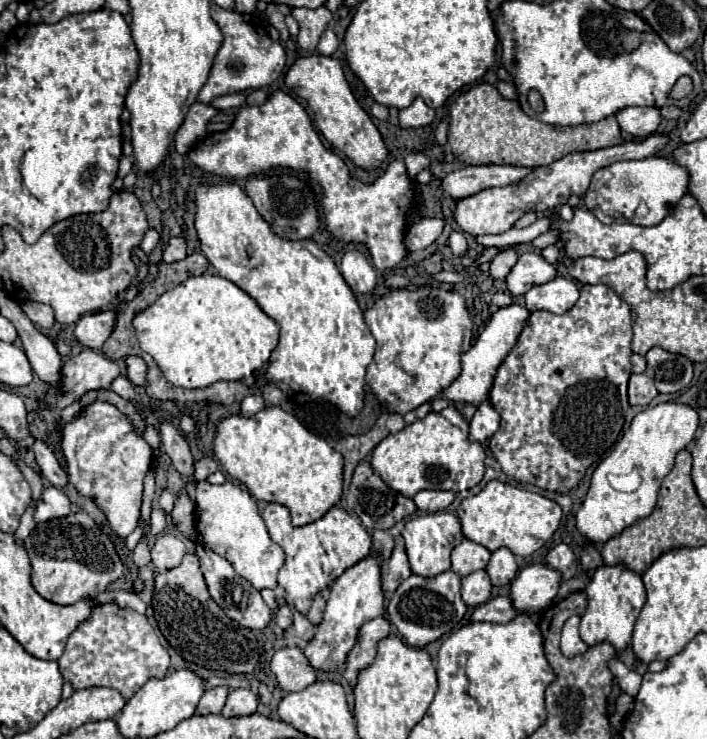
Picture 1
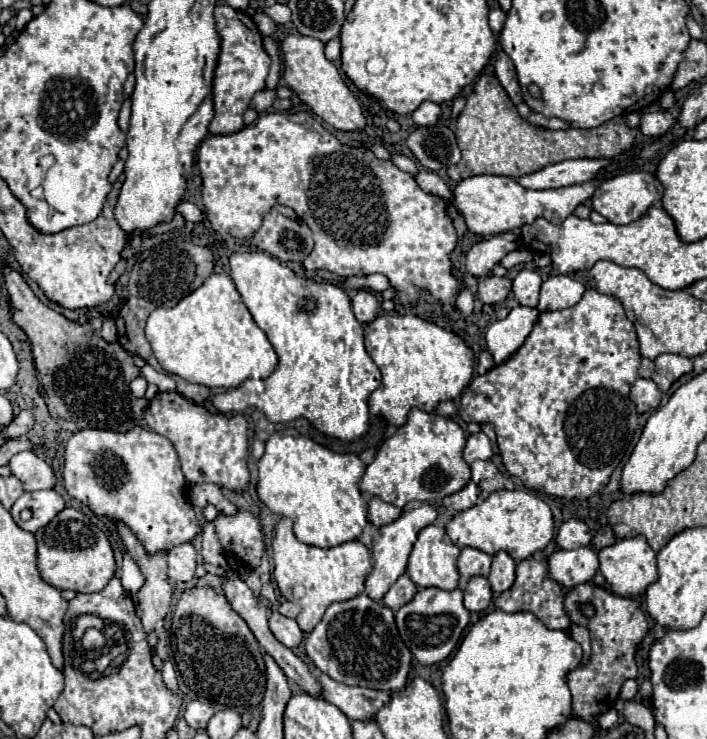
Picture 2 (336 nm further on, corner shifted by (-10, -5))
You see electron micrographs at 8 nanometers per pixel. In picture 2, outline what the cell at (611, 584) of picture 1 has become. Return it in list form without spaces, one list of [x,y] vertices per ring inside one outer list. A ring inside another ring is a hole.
[[[634,536],[634,538],[624,538],[618,540],[616,544],[602,548],[598,552],[600,560],[600,572],[606,578],[606,588],[622,598],[636,598],[646,592],[650,584],[658,580],[658,570],[656,570],[656,552],[648,546],[644,536]]]

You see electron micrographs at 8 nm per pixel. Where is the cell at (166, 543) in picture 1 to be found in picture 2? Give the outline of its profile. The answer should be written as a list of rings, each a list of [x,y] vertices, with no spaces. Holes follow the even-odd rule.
[[[178,544],[168,552],[168,578],[174,582],[190,582],[196,570],[196,548]]]

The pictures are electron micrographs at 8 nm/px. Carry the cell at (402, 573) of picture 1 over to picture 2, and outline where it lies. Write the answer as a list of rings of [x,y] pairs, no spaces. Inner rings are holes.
[[[402,574],[396,584],[388,590],[388,594],[382,598],[384,606],[388,606],[392,612],[400,610],[408,600],[412,600],[412,596],[416,594],[416,584],[410,580],[408,574]]]

